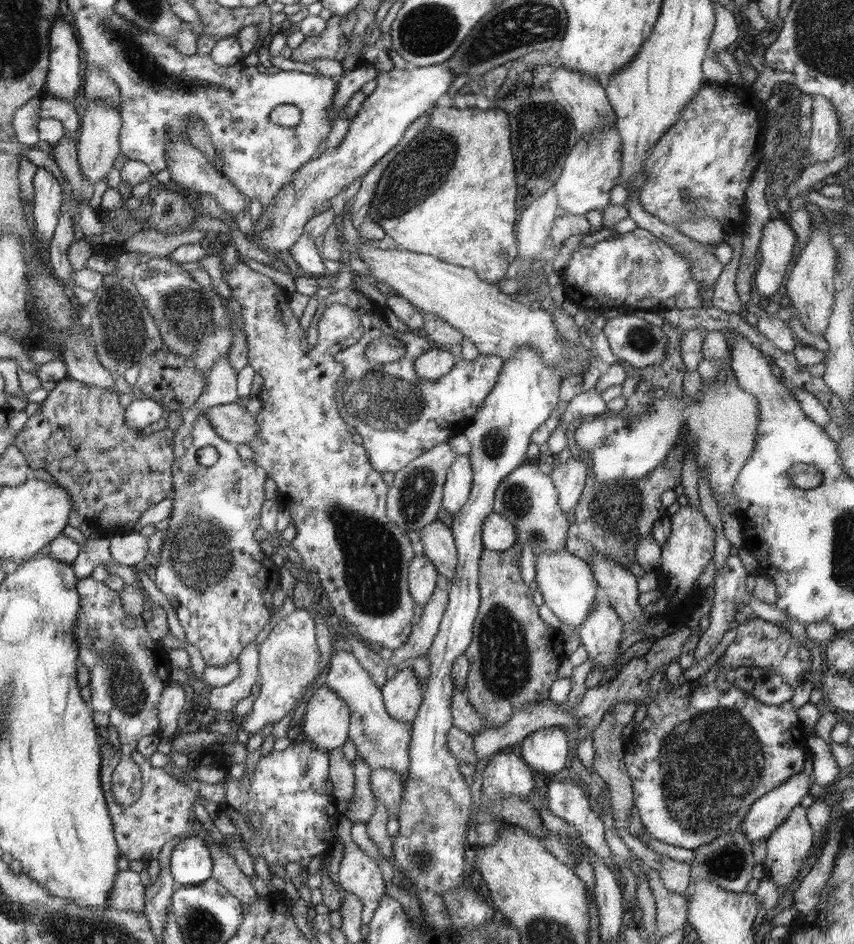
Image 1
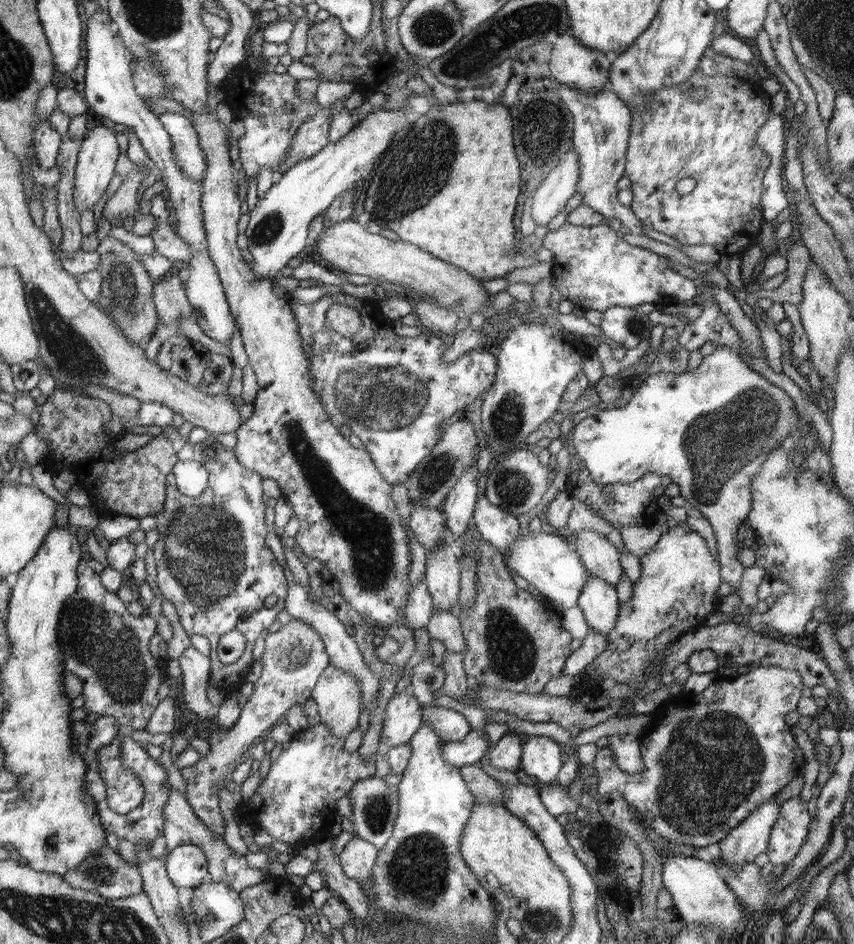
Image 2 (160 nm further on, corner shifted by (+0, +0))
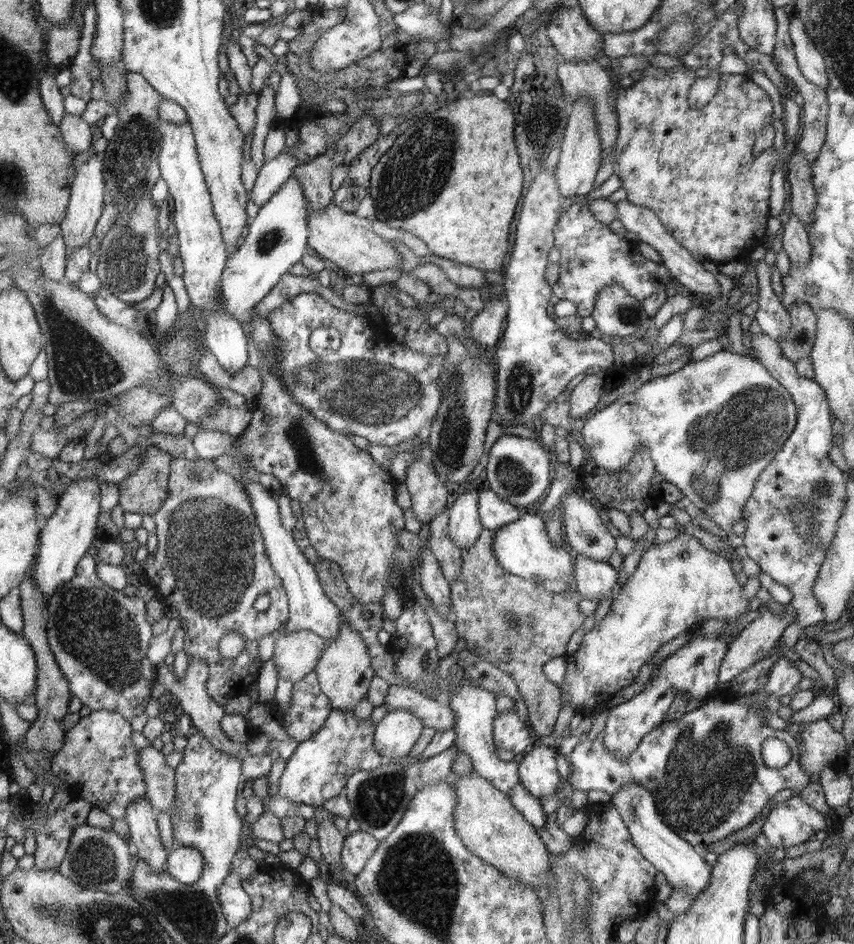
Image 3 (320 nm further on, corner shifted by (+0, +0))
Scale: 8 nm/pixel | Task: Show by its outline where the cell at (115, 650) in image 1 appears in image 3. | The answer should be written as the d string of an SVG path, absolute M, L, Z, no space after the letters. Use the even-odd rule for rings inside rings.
M94 554L80 560L74 578L61 587L46 602L46 634L50 650L62 674L68 679L72 696L77 696L92 711L110 709L128 720L141 715L150 700L150 674L154 684L154 666L146 654L150 639L154 636L152 624L146 620L146 602L142 598L130 598L100 580Z

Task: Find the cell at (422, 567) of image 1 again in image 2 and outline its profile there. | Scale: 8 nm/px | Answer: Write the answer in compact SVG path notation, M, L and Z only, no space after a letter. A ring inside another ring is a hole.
M424 578L410 588L403 614L407 620L407 628L414 632L429 623L433 613L433 599L428 591Z

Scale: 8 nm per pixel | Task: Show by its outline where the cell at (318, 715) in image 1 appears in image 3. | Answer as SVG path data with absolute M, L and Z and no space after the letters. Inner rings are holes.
M342 614L339 633L335 639L327 642L323 655L318 659L315 671L325 695L329 696L333 710L352 711L367 696L374 672L366 643L360 632L344 618Z

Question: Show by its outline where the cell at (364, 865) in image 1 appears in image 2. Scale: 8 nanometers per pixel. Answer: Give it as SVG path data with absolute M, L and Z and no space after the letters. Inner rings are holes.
M354 835L343 849L338 860L344 873L359 883L364 883L370 877L372 879L372 870L379 852L377 848Z

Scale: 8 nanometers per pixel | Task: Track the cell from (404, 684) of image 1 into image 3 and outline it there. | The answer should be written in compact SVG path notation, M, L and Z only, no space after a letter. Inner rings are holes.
M388 710L375 727L374 745L385 761L409 756L421 738L422 721L407 710Z

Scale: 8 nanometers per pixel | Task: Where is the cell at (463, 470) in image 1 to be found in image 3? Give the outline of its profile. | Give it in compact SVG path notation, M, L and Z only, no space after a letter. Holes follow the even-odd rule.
M480 485L458 487L458 498L452 503L448 521L448 536L458 548L470 548L485 529L478 510Z

